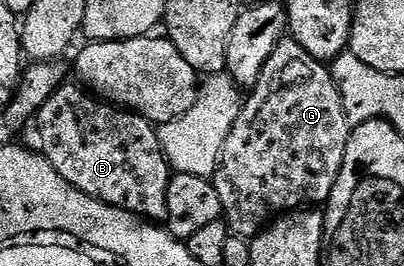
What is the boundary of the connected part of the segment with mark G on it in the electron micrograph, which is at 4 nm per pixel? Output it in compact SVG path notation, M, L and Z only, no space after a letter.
M285 39L280 41L278 47L274 49L274 55L270 55L270 59L266 61L266 67L262 67L262 75L258 79L255 89L247 94L246 100L243 102L238 119L222 147L220 165L214 174L218 199L222 199L222 207L224 208L222 217L223 220L227 221L229 230L235 236L251 239L257 237L269 223L285 213L291 213L305 207L323 206L334 191L334 183L338 183L338 175L342 171L342 163L346 159L346 147L353 128L354 126L348 121L344 100L340 94L340 89L336 86L333 70L325 62L314 59L314 55L310 55L310 51L306 51L306 47L302 47L296 40Z

